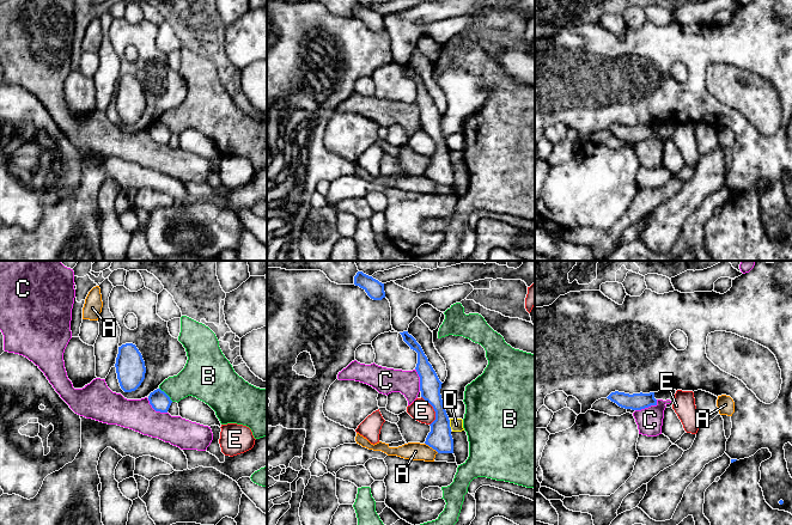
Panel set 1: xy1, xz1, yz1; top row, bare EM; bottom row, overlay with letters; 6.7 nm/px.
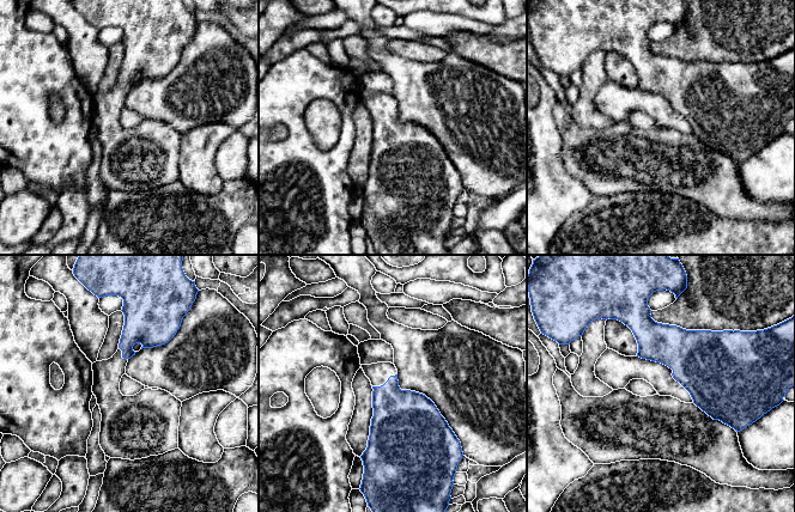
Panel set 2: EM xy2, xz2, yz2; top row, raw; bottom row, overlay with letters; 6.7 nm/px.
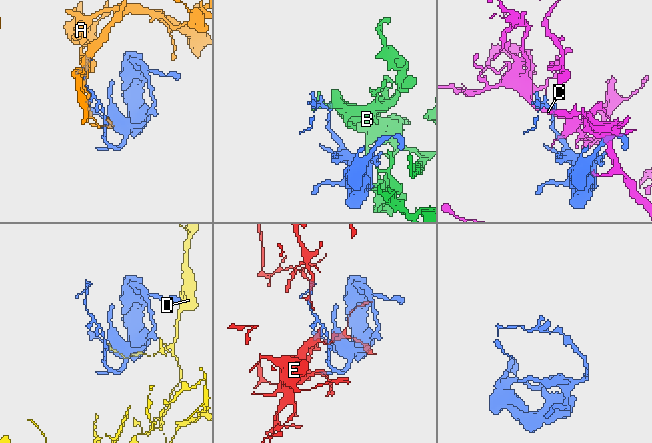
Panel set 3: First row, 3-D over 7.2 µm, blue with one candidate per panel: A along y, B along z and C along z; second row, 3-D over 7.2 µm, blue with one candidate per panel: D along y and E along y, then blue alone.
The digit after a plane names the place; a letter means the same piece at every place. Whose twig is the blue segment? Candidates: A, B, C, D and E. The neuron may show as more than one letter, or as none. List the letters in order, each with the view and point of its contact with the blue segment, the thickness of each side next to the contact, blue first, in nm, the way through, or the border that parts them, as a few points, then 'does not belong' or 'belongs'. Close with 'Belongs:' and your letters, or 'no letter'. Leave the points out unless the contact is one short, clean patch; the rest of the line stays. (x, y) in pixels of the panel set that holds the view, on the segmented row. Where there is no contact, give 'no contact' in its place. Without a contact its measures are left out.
A: meets blue in xz1 at (432, 447); 160 nm thick on the blue side, 130 nm on the other; does not belong
B: meets blue in xy1 at (166, 395); 130 nm thick on the blue side, 260 nm on the other; does not belong
C: meets blue in yz1 at (647, 407); 110 nm thick on the blue side, 180 nm on the other; border along yz1 (657, 400), (655, 404), (635, 410); does not belong
D: meets blue in xz1 at (449, 425); 160 nm thick on the blue side, 90 nm on the other; border along xz1 (449, 420), (451, 428); does not belong
E: meets blue in xz1 at (434, 410); 160 nm thick on the blue side, 150 nm on the other; border along xz1 (421, 396), (434, 411), (434, 420), (430, 425); does not belong
Belongs: no letter

